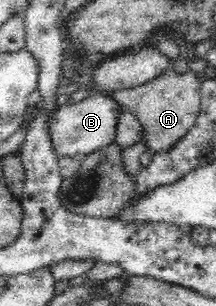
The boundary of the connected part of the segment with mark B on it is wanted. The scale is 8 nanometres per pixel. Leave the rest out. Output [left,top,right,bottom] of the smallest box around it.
[47,94,122,158]

